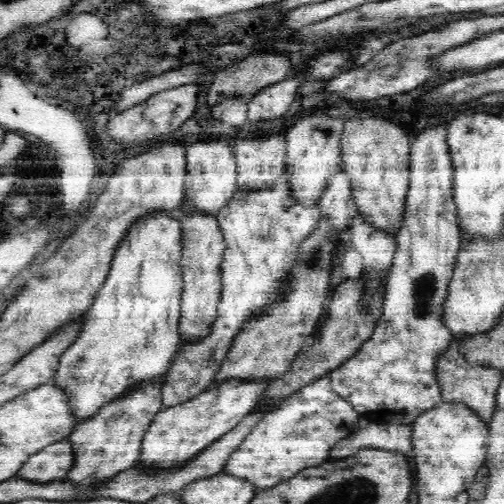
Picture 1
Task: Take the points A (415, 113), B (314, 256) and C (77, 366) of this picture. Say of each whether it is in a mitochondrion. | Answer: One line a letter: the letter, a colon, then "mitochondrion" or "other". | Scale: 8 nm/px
A: other
B: mitochondrion
C: mitochondrion

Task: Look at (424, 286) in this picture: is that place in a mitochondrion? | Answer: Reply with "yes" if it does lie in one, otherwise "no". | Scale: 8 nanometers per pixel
yes

